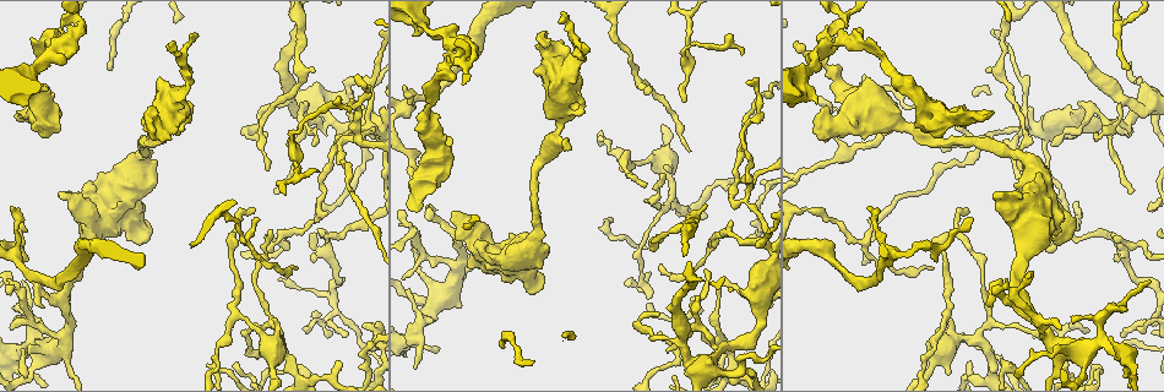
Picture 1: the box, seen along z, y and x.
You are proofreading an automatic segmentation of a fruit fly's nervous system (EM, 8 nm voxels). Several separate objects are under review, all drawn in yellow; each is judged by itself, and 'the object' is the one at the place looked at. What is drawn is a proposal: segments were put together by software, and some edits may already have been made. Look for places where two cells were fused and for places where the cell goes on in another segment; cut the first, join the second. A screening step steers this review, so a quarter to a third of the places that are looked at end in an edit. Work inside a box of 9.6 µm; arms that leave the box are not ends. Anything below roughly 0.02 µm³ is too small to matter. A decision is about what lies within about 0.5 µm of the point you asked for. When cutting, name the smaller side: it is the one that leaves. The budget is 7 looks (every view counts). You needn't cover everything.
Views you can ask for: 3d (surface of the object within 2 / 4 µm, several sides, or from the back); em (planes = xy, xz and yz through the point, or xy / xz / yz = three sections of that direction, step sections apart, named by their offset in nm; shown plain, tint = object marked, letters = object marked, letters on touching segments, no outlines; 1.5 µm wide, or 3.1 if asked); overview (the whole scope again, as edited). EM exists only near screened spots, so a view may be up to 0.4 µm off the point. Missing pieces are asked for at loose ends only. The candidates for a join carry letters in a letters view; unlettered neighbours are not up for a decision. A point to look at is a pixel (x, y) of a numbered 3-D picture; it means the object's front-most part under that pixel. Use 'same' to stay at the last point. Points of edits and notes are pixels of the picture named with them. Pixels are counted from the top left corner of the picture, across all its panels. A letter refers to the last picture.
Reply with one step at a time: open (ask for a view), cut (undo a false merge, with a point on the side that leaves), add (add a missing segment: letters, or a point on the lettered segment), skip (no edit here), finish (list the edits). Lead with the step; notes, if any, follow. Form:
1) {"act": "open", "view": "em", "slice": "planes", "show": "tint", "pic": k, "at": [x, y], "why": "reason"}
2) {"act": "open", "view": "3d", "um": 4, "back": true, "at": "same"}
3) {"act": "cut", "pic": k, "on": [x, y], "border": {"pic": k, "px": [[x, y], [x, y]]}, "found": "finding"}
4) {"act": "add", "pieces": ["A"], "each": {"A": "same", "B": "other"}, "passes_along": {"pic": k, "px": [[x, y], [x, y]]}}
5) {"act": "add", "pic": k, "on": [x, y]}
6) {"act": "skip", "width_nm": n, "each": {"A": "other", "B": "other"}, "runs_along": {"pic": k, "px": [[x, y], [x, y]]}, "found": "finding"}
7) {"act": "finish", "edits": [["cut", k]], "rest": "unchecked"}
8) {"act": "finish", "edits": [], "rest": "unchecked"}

{"act": "open", "view": "3d", "um": 4, "pic": 1, "at": [868, 219], "why": "branch stops here"}

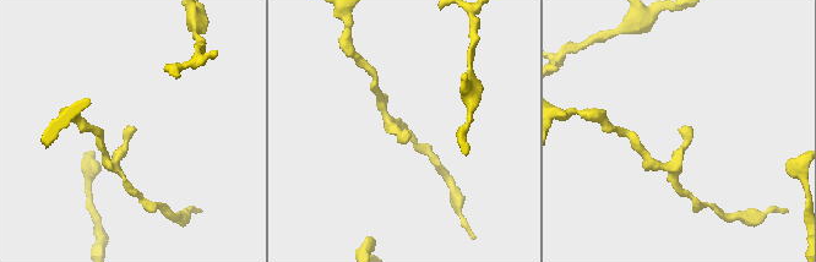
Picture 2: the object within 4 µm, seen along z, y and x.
{"act": "open", "view": "em", "slice": "planes", "show": "letters", "pic": 2, "at": [132, 128]}

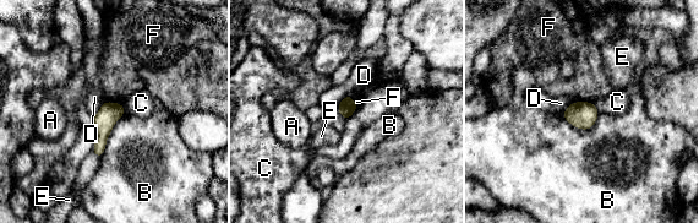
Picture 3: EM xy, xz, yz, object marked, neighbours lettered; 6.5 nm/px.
{"act": "skip", "width_nm": 110, "each": {"A": "other", "B": "other", "C": "other", "D": "other", "E": "other", "F": "other"}, "border": {"pic": 3, "px": [[572, 101], [591, 103]]}, "found": "no lettered segment goes on from it"}

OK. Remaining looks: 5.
{"act": "open", "view": "em", "slice": "xz", "step": 8, "show": "tint", "pic": 1, "at": [930, 268], "why": "free end"}

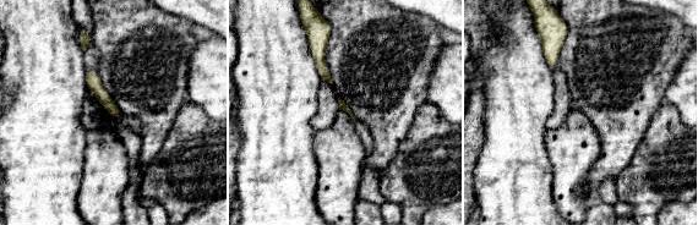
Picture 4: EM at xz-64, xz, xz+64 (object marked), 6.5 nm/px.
{"act": "open", "view": "em", "slice": "planes", "show": "letters", "at": "same"}

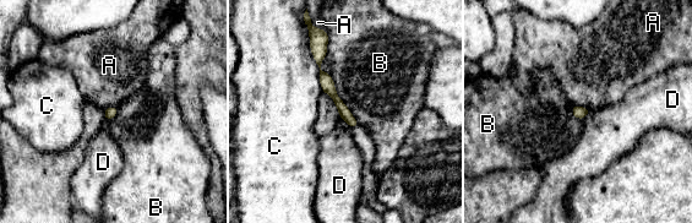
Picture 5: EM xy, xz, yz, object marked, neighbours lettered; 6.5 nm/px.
{"act": "skip", "longest_contact_nm": ["B", 400], "each": {"A": "other", "B": "other", "C": "other", "D": "other"}, "runs_along": {"pic": 5, "px": [[320, 47], [322, 75], [353, 124]]}, "found": "no lettered segment goes on from it"}

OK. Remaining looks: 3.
{"act": "open", "view": "em", "slice": "yz", "step": 4, "show": "letters", "pic": 1, "at": [811, 209], "why": "three-way junction"}

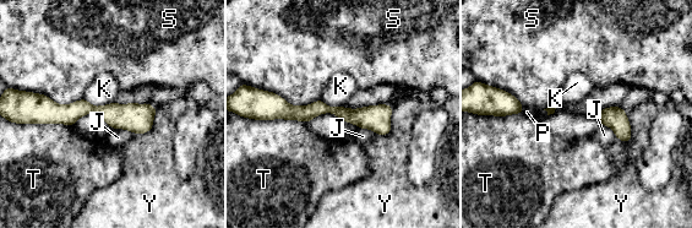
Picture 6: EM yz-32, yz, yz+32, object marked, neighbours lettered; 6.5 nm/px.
{"act": "open", "view": "em", "slice": "planes", "show": "letters", "at": "same"}

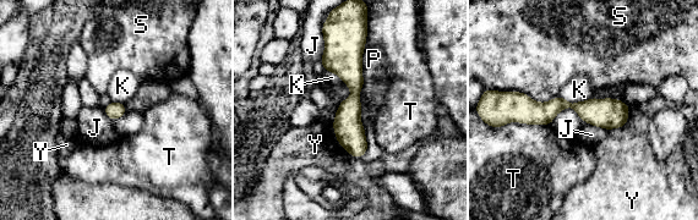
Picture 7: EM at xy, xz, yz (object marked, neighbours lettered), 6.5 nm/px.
{"act": "skip", "width_nm": 110, "each": {"J": "other", "K": "other", "P": "other", "S": "other", "T": "other", "Y": "other"}, "runs_along": {"pic": 7, "px": [[344, 36], [358, 154]]}, "found": "all the same cell"}

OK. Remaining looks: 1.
{"act": "finish", "edits": [], "rest": "unchecked"}

